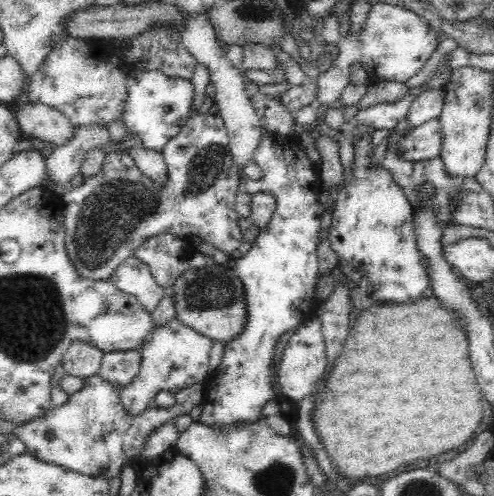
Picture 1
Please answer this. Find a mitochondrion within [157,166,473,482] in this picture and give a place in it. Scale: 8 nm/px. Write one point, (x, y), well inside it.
(204, 293)

